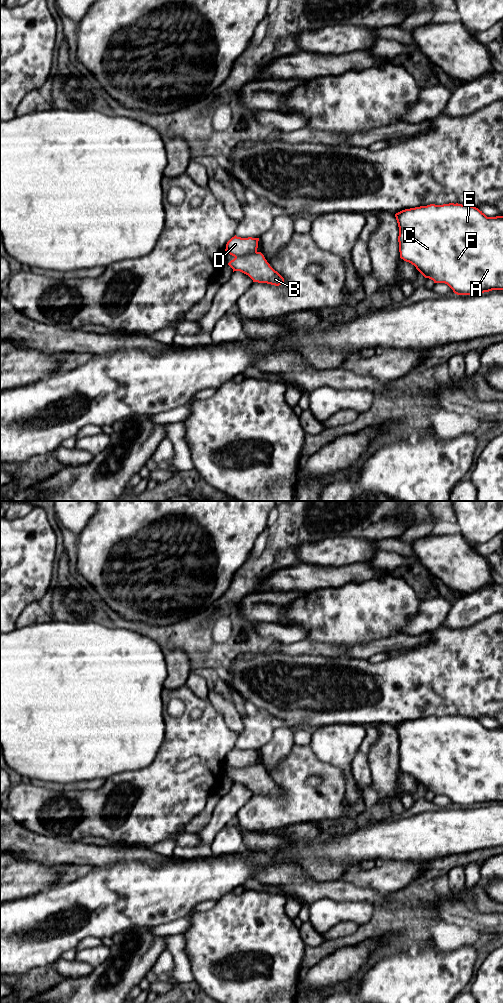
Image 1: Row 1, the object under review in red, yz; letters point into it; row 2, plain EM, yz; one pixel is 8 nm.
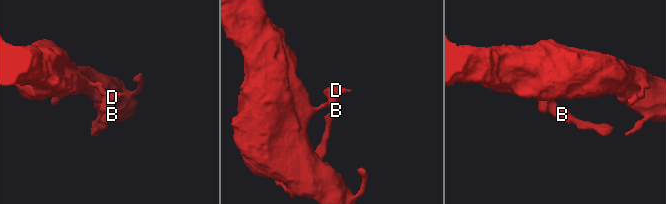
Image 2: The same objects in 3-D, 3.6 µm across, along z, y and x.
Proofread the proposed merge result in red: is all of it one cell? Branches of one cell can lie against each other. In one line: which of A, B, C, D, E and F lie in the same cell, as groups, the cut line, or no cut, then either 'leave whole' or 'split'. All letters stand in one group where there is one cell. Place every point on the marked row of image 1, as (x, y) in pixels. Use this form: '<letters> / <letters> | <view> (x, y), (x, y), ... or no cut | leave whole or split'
A C D E F / B | yz (256, 251), (251, 254), (235, 257) | split

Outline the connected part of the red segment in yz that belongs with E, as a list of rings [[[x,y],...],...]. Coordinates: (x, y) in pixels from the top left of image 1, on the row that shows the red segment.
[[[430,204],[410,209],[402,210],[395,214],[399,227],[399,252],[400,258],[411,263],[425,277],[434,281],[434,283],[447,284],[457,295],[471,295],[475,293],[484,293],[492,290],[503,290],[503,216],[487,217],[482,211],[474,206],[462,204]]]

